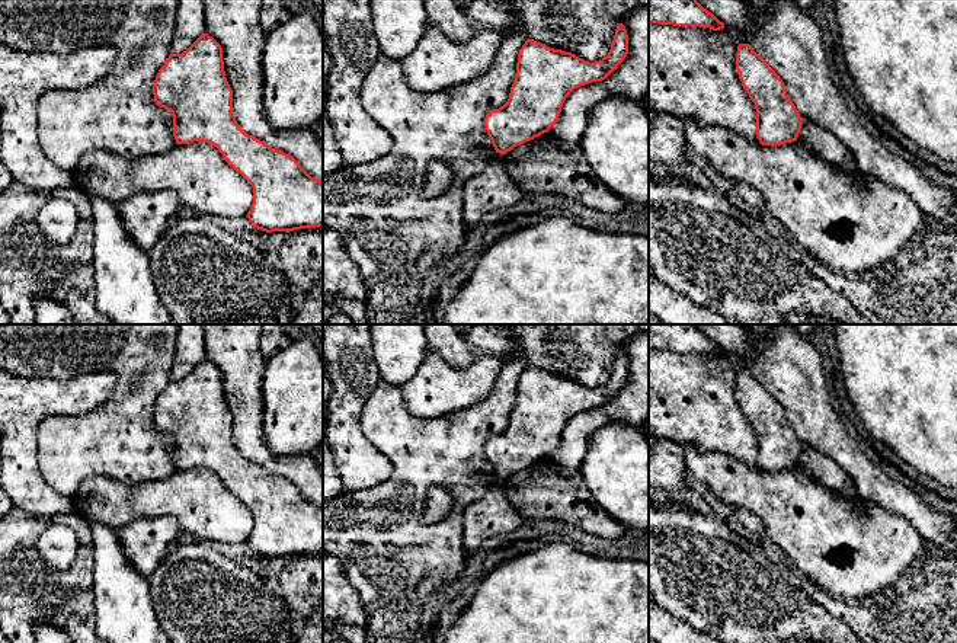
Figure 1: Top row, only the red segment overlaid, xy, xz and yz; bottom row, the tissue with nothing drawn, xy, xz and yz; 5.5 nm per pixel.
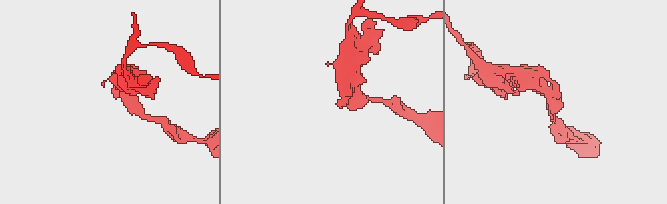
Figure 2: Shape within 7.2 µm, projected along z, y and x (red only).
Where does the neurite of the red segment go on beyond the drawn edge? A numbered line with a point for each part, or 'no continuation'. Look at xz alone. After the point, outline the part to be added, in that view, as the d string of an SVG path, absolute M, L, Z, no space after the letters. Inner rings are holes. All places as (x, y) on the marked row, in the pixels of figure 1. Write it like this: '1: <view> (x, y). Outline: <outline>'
no continuation

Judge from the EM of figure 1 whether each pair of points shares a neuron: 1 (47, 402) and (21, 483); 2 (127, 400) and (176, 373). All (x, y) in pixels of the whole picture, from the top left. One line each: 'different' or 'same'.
1: same
2: different

